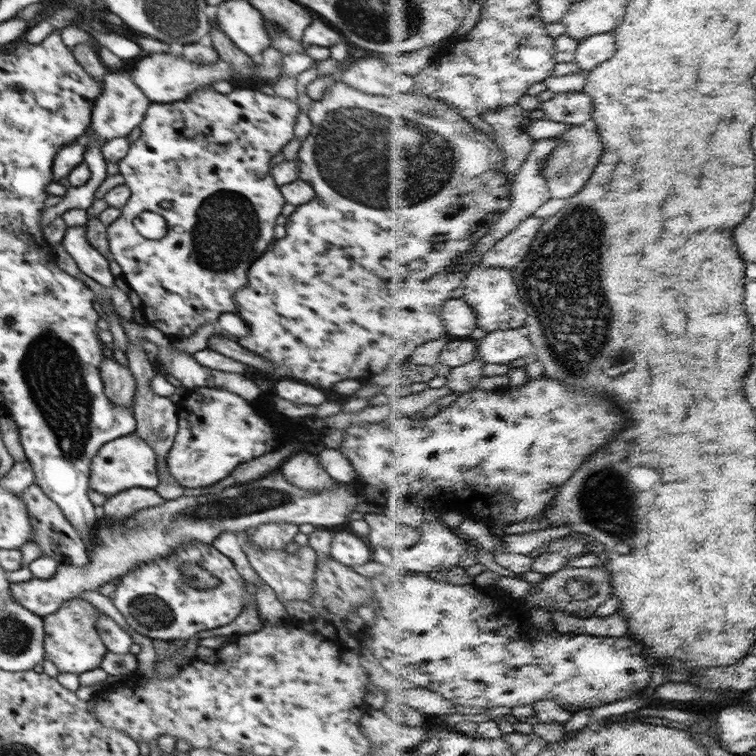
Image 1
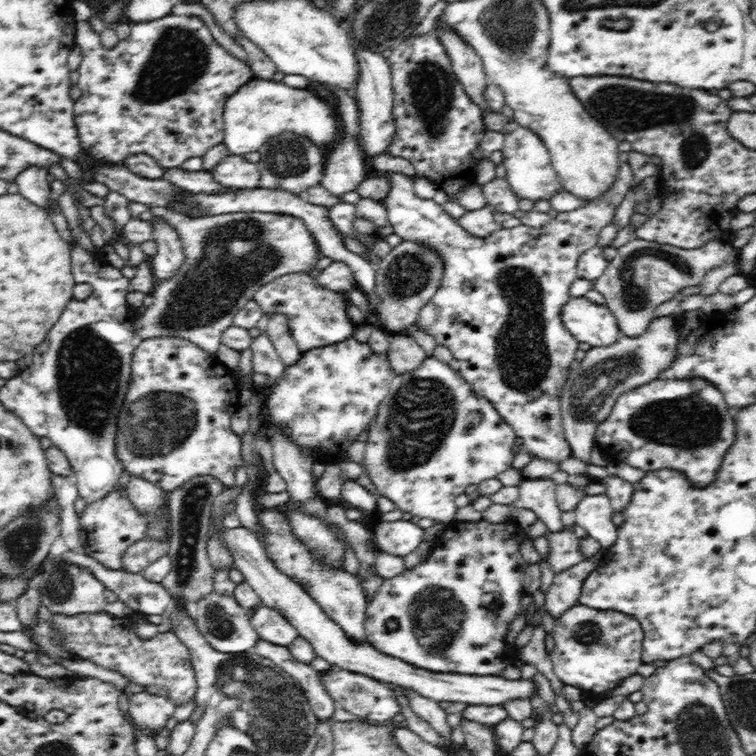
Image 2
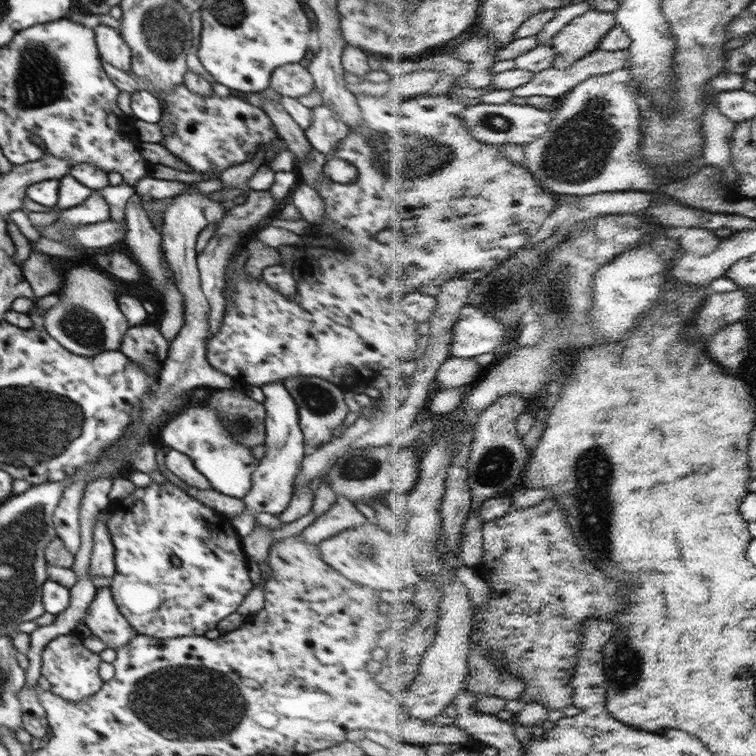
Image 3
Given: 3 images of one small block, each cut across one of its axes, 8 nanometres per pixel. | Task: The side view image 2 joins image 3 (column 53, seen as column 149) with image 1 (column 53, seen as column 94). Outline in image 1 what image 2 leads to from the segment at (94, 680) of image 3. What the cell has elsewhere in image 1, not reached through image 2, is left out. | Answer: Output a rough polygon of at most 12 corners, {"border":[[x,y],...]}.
{"border":[[83,598],[43,616],[45,660],[59,672],[98,668],[109,651],[102,613]]}

